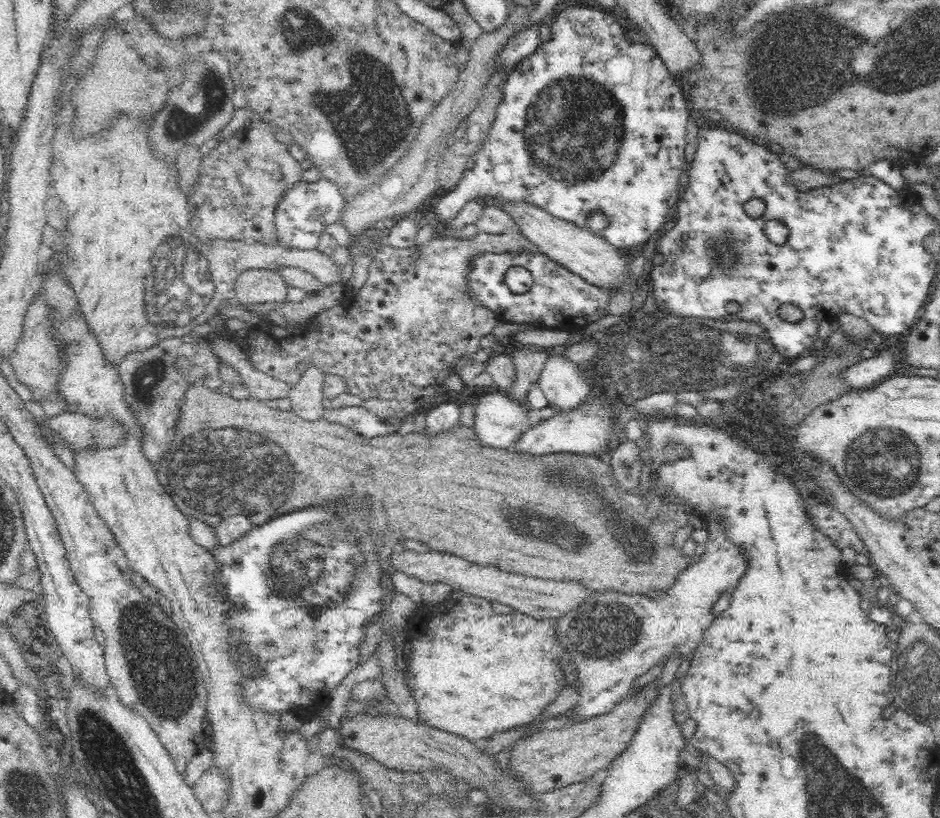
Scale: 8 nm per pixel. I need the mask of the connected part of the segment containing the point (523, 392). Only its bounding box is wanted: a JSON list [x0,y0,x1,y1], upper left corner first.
[510,348,549,402]

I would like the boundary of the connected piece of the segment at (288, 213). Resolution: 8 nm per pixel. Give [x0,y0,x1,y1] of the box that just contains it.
[275,177,344,249]

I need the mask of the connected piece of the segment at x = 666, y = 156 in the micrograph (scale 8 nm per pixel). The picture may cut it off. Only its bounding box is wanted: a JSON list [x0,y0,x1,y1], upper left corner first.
[427,4,690,249]

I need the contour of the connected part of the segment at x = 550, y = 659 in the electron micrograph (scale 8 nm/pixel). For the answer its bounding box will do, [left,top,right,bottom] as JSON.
[404,590,572,741]

